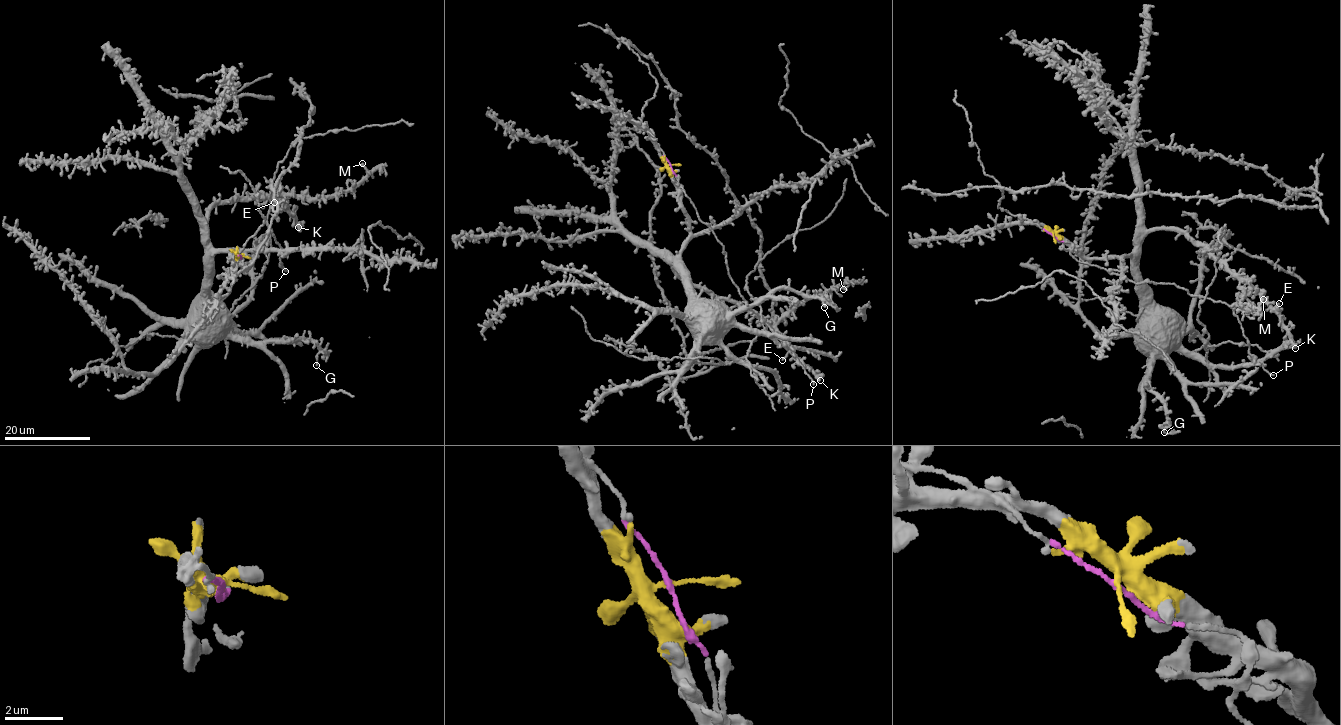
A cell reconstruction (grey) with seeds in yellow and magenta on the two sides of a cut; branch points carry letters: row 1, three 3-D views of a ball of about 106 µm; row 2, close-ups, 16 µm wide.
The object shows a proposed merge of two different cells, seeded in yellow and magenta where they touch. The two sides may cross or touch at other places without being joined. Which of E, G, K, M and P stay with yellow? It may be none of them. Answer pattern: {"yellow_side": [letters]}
{"yellow_side": ["E", "G", "K", "M"]}

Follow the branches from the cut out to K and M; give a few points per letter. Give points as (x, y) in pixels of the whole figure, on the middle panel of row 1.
K: (670, 165), (690, 227), (690, 238), (669, 262), (674, 271), (760, 315), (820, 380)
M: (670, 165), (690, 238), (669, 262), (689, 284), (736, 300), (768, 321), (847, 282), (843, 289)

